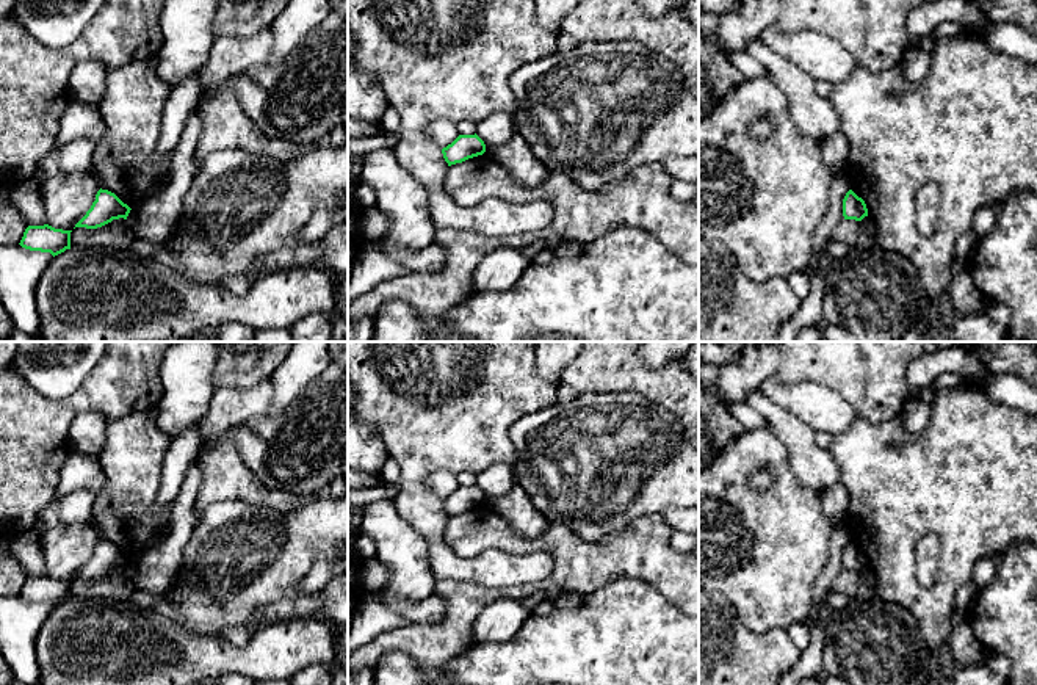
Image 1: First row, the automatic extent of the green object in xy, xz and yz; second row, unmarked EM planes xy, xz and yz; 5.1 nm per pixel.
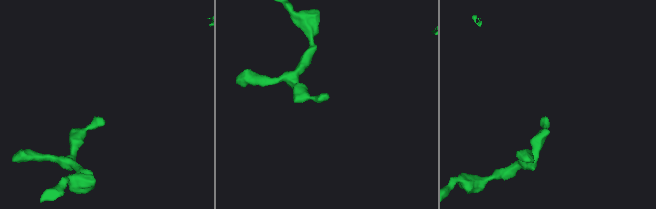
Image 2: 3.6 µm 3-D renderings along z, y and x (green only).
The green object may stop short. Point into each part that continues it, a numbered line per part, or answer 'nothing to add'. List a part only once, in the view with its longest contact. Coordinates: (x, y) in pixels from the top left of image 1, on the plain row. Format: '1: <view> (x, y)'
nothing to add

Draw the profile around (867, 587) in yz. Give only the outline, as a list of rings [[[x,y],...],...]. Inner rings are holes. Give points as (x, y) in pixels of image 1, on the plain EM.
[[[865,567],[860,572],[860,582],[858,582],[858,591],[857,591],[857,597],[858,600],[869,600],[873,597],[876,597],[876,575],[871,571],[871,567]]]

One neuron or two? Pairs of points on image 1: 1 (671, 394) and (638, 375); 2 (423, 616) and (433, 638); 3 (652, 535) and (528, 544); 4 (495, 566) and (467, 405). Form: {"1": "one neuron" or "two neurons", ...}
{"1": "one neuron", "2": "two neurons", "3": "one neuron", "4": "one neuron"}

